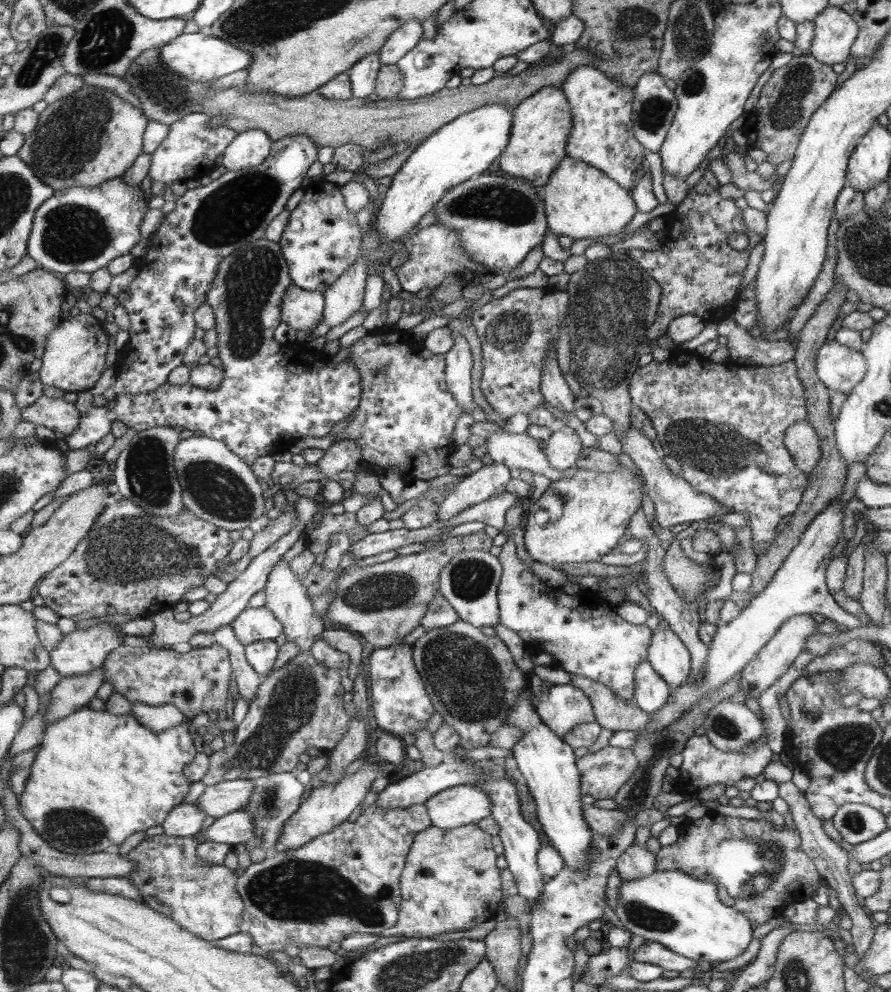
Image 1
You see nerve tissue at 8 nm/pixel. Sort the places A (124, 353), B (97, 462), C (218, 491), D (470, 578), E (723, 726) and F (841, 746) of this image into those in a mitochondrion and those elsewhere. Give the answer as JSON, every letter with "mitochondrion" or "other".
{"A":"other","B":"other","C":"mitochondrion","D":"mitochondrion","E":"mitochondrion","F":"mitochondrion"}

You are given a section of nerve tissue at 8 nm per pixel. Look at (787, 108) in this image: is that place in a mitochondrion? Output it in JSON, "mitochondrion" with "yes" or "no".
{"mitochondrion":"yes"}

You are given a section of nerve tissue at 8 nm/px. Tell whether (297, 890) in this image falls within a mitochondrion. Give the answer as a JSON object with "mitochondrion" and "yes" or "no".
{"mitochondrion":"yes"}

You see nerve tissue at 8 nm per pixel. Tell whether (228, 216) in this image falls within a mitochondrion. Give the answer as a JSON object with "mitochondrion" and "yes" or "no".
{"mitochondrion":"yes"}

